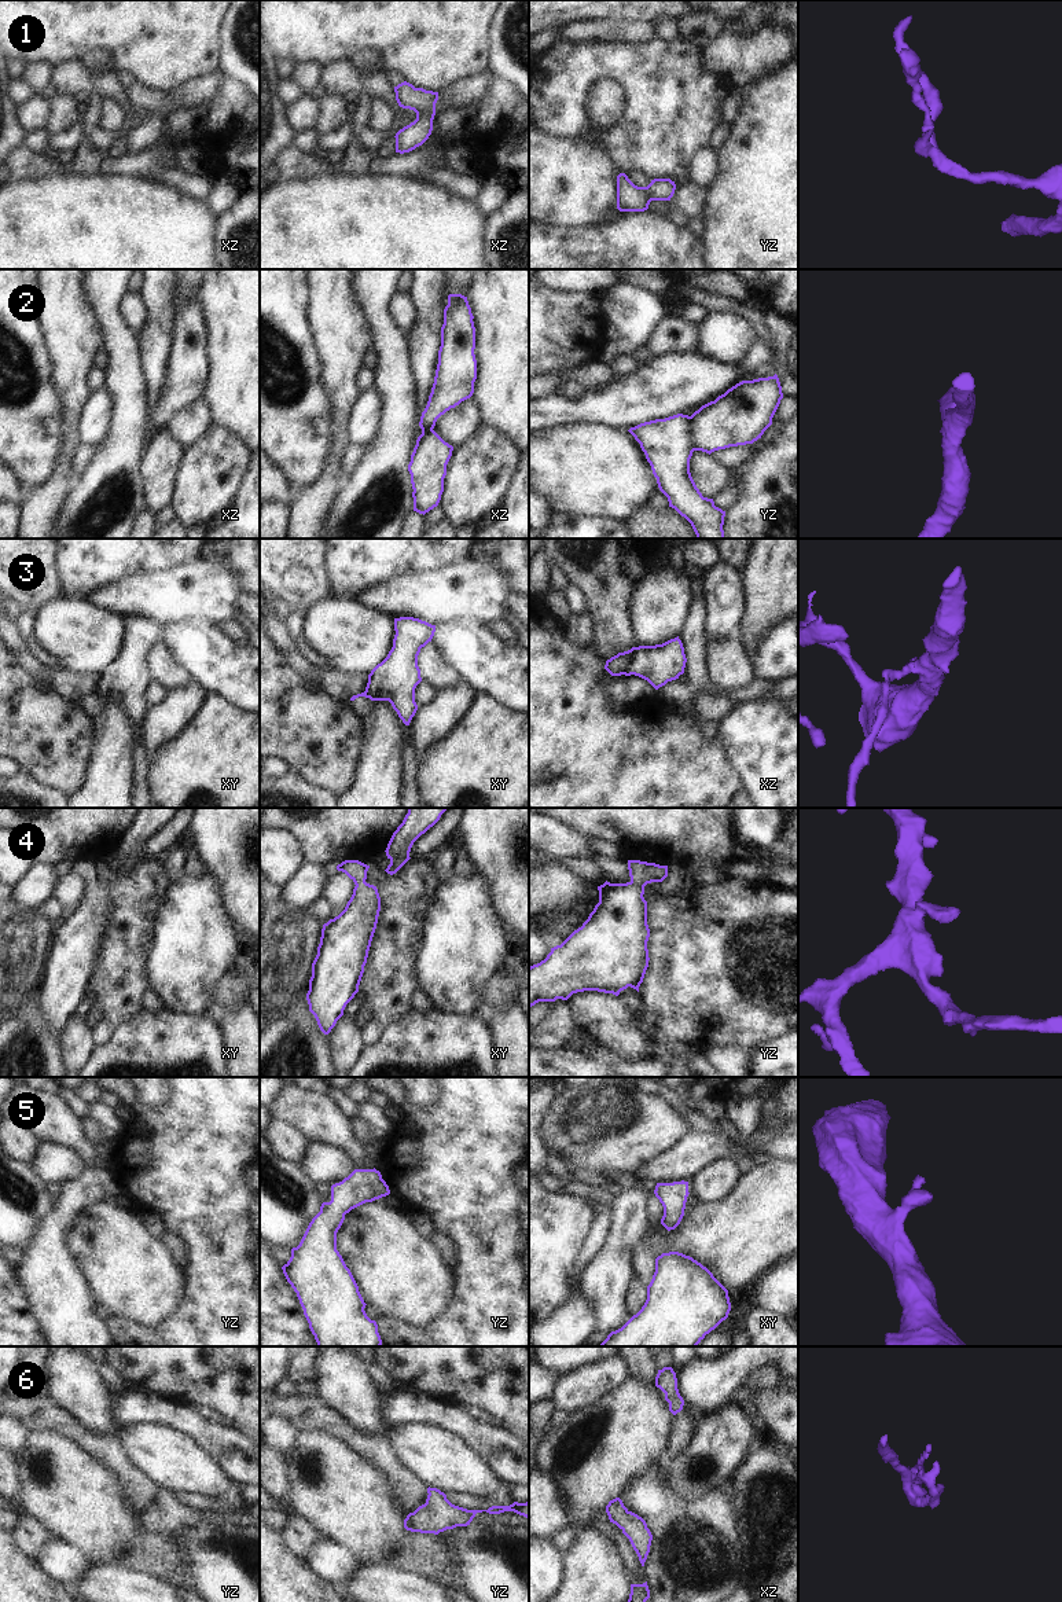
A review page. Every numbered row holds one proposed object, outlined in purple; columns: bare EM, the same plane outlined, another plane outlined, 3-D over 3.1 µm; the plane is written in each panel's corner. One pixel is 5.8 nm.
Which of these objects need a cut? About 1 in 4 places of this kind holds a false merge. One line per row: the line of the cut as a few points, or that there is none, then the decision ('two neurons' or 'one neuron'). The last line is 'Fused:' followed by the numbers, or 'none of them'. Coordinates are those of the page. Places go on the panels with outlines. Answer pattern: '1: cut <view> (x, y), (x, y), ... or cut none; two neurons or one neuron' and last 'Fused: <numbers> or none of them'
1: cut none; one neuron
2: cut yz (688, 416), (691, 447), (694, 449); two neurons
3: cut xz (635, 647), (623, 673); two neurons
4: cut none; one neuron
5: cut none; one neuron
6: cut none; one neuron
Fused: 2, 3

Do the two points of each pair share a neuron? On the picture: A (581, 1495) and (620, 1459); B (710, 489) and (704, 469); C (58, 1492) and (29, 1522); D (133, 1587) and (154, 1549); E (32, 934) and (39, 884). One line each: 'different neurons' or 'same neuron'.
A: same neuron
B: same neuron
C: different neurons
D: different neurons
E: different neurons

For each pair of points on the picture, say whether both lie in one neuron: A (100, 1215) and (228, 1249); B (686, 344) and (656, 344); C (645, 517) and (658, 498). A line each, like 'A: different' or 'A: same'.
A: different
B: same
C: different

